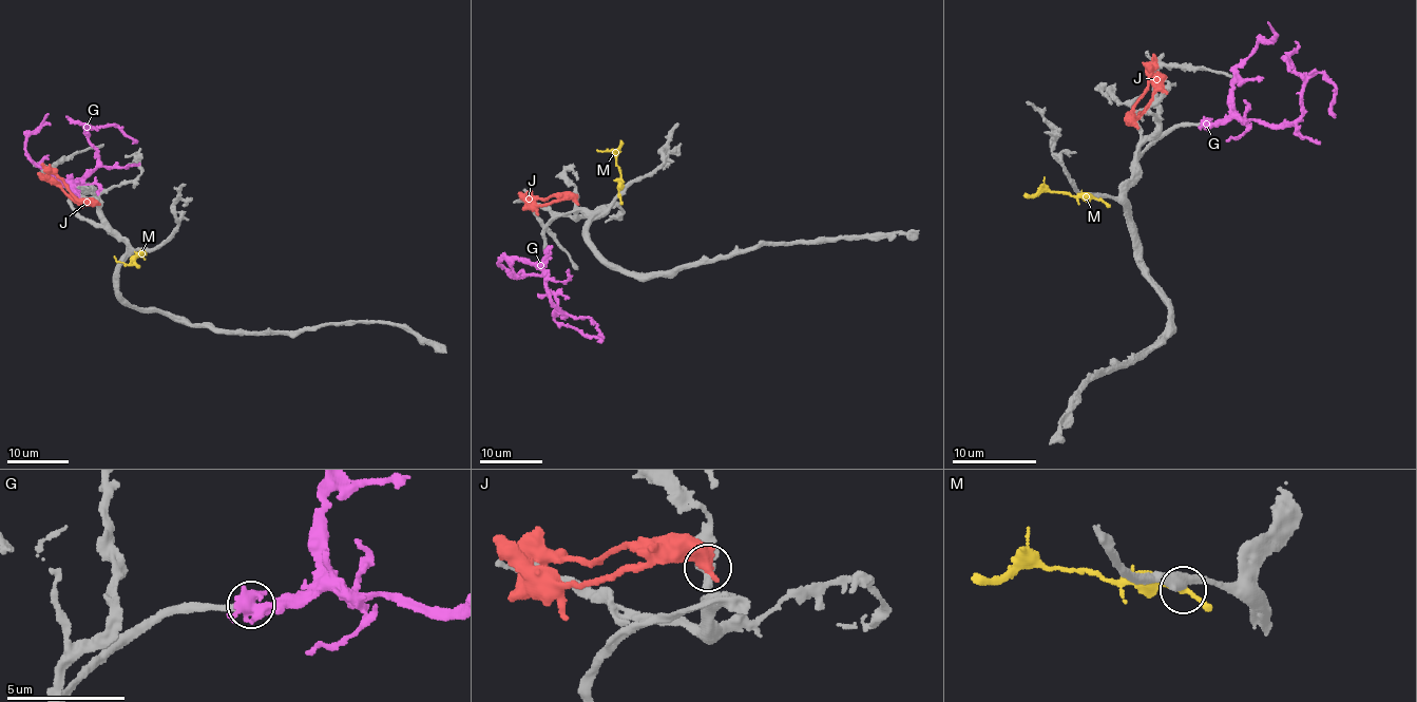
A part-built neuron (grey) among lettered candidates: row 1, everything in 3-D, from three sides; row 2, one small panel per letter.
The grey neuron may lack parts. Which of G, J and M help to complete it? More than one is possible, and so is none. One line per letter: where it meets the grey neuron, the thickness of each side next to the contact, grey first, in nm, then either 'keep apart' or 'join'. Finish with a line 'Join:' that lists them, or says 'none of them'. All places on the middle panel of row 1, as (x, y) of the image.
G: (546, 250) | 360/440 nm | keep apart
J: (575, 201) | 320/700 nm | keep apart
M: (619, 195) | 440/190 nm | keep apart
Join: none of them

